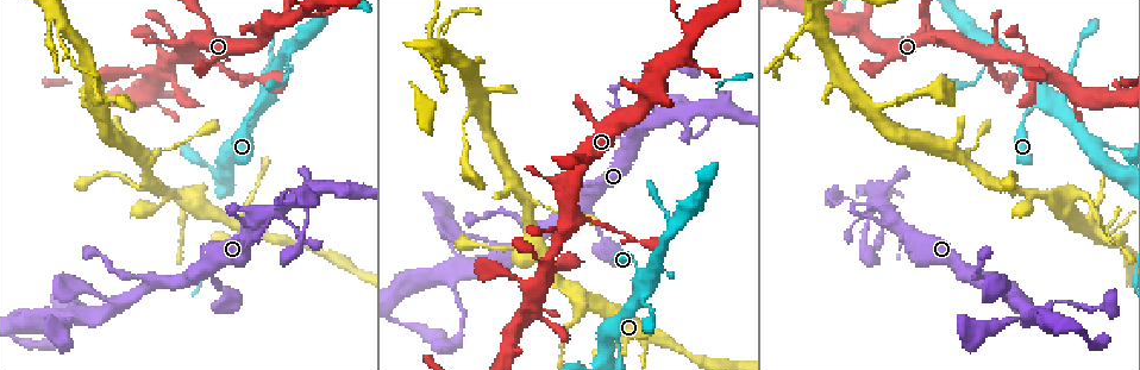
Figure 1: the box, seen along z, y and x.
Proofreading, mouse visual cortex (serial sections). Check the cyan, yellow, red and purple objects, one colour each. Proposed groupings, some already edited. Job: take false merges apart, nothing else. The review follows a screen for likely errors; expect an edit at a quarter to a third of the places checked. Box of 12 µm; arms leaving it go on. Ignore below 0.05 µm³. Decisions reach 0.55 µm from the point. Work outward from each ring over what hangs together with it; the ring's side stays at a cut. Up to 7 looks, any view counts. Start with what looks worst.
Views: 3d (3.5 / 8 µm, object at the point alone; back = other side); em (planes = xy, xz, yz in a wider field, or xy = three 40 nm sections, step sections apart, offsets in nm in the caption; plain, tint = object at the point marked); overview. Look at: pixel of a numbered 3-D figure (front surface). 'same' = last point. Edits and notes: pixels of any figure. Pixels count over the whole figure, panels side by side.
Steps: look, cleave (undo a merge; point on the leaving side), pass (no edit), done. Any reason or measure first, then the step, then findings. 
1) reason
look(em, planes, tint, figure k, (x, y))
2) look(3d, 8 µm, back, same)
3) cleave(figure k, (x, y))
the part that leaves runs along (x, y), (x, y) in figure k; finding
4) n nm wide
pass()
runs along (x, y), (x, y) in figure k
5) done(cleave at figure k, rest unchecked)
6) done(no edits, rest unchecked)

two arms in line, one across
look(3d, 3.5 µm, figure 1, (280, 209))

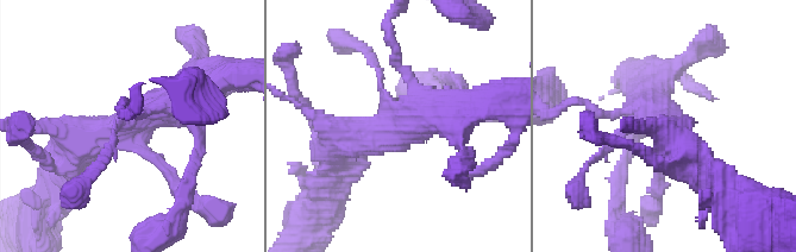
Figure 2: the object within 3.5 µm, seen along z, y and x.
need the tissue
look(em, xy, step 3, tint, figure 2, (393, 131))

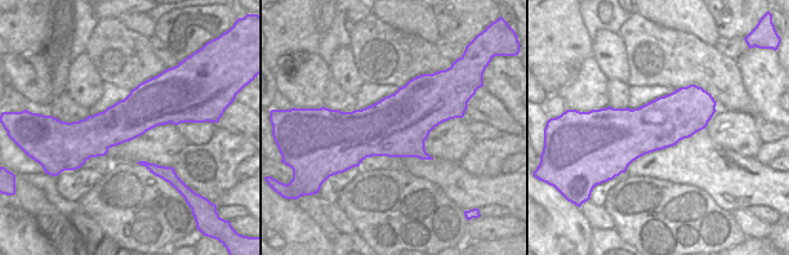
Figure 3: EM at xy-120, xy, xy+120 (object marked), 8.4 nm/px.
pass()
runs along (69, 159), (83, 138), (194, 94) in figure 2; all the same cell

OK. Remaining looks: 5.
abrupt turn
look(3d, 8 µm, figure 1, (1056, 206))

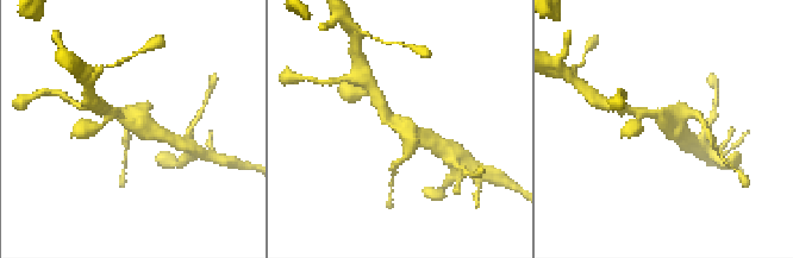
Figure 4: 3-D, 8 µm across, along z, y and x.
shape alone is not enough
look(em, xy, step 3, tint, figure 4, (406, 125))

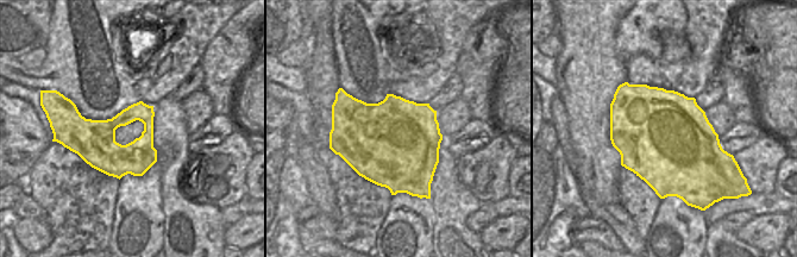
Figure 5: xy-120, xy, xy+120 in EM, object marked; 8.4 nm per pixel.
cleave(figure 4, (394, 164))
the part that leaves runs along (409, 138), (409, 153), (393, 170) in figure 4; two cells meet here

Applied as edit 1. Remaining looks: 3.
done(cleave at figure 4, rest unchecked)

